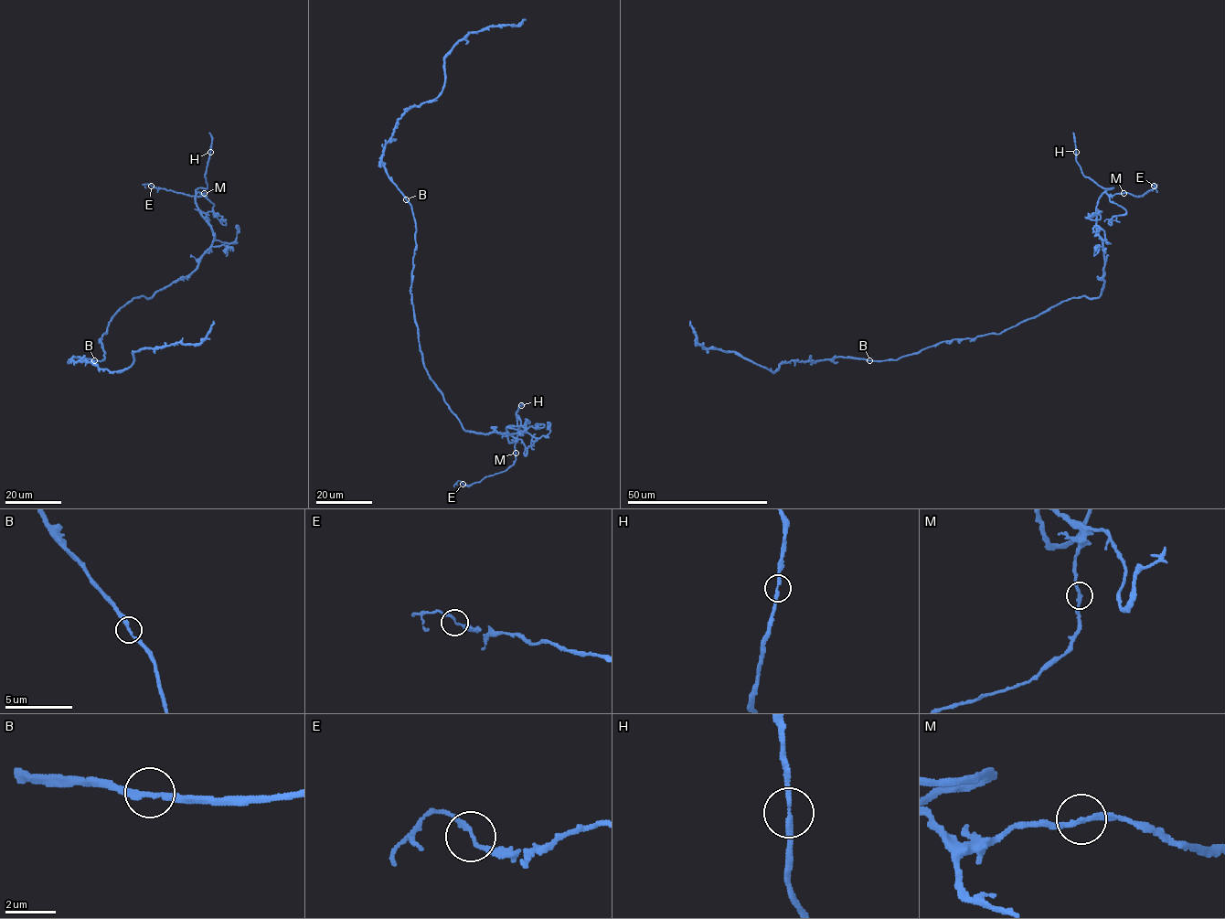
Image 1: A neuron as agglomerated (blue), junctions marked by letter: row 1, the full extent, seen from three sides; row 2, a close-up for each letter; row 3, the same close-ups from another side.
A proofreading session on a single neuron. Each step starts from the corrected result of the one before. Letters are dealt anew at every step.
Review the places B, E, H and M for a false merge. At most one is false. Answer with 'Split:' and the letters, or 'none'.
Split: none

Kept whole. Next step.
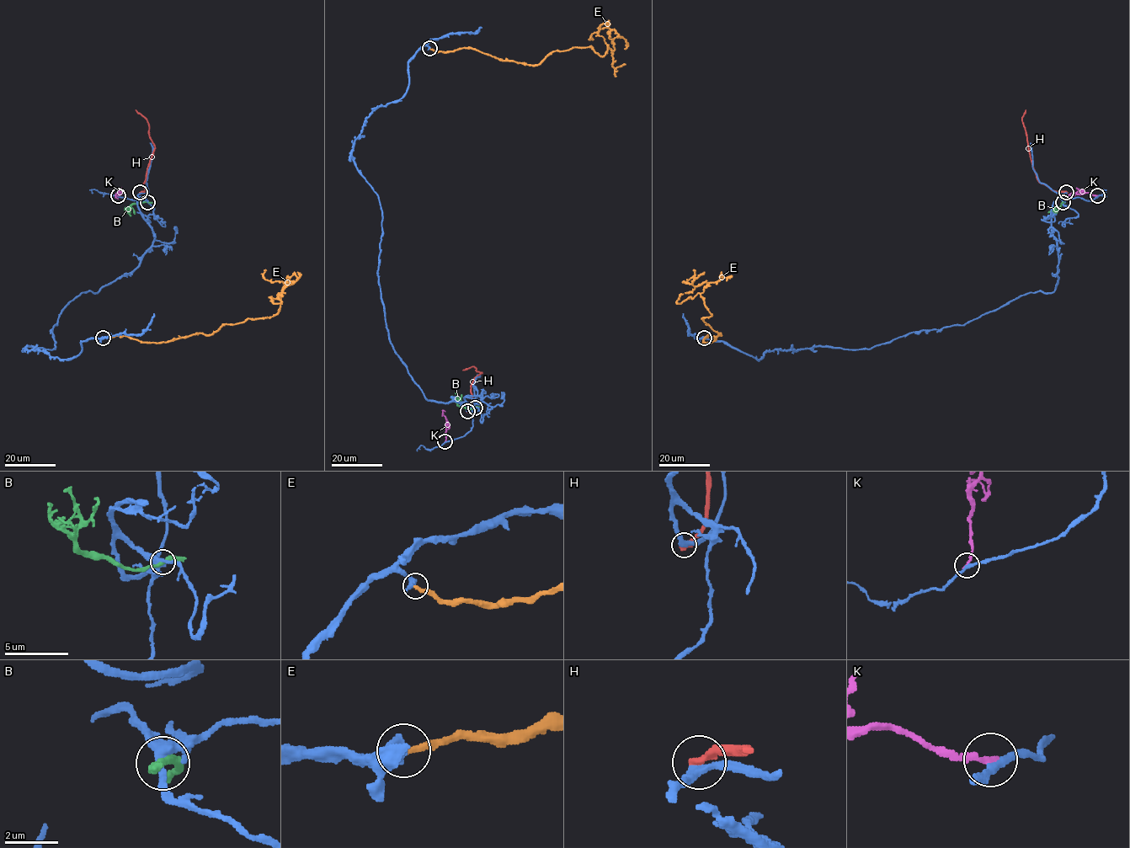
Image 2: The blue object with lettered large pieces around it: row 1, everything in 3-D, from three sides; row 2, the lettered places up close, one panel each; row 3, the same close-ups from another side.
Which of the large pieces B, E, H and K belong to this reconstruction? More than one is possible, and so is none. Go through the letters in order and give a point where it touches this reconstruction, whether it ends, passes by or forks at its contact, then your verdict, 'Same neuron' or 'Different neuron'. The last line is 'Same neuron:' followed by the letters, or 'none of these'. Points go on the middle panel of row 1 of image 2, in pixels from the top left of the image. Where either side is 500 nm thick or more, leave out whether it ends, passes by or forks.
B: Touches blue at (475, 408). It passes by. Different neuron
E: Touches blue at (429, 48). It ends there. Different neuron
H: Touches blue at (467, 411). It ends there. Different neuron
K: Touches blue at (445, 441). It ends there. Different neuron
Same neuron: none of these

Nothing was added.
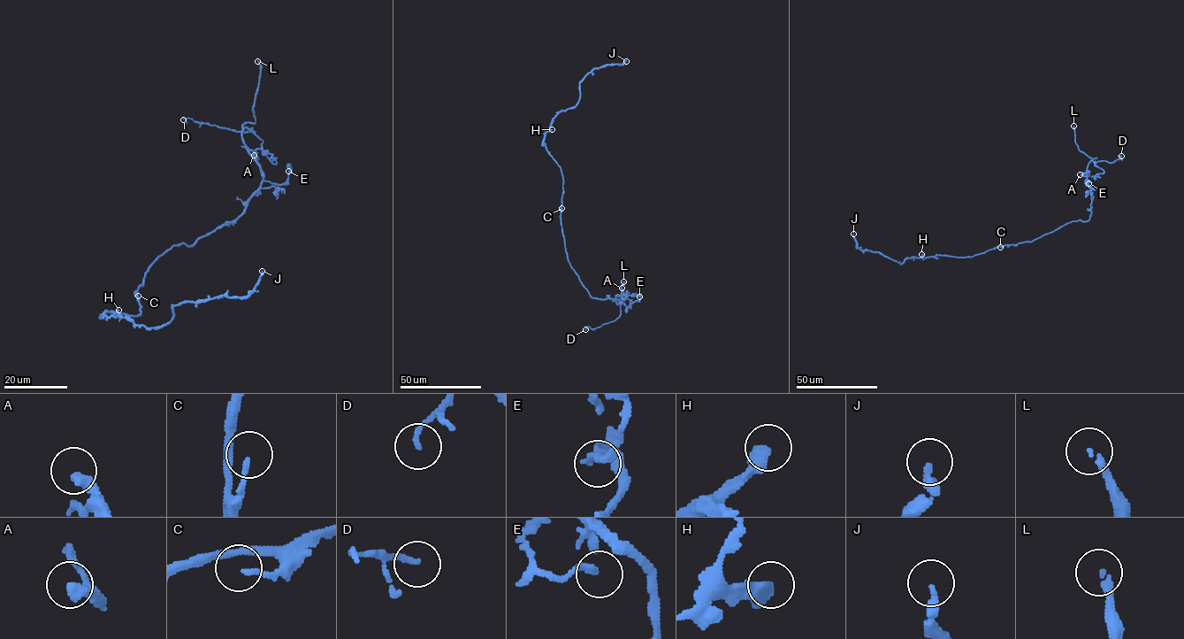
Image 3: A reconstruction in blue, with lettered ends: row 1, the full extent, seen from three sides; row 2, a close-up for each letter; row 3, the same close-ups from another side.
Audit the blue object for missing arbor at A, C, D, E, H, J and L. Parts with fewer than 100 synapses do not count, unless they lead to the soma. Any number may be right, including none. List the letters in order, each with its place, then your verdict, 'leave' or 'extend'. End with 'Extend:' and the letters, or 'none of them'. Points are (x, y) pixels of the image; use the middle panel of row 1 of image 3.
A: place (622, 288); leave
C: place (561, 208); leave
D: place (585, 329); leave
E: place (639, 296); leave
H: place (552, 129); leave
J: place (626, 61); extend
L: place (623, 281); extend
Extend: J, L

